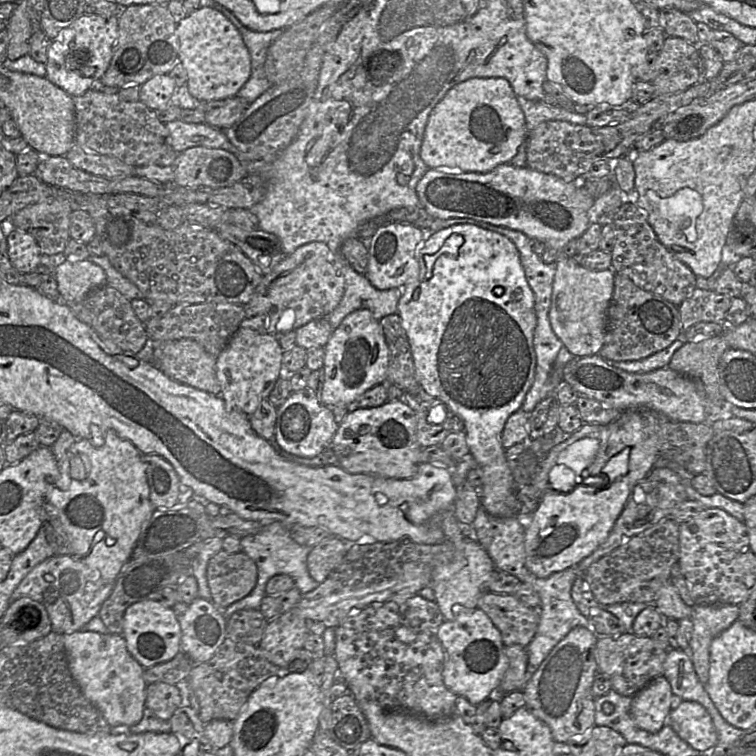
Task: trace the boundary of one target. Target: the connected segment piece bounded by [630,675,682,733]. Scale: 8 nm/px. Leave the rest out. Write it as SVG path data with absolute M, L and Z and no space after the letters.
M660 675L632 696L630 712L638 727L650 733L659 732L668 724L671 704L682 699L674 695L669 681Z

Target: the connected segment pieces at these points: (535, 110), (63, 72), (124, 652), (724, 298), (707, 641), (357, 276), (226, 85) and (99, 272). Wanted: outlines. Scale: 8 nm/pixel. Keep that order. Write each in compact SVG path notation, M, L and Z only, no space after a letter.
M517 96L517 102L524 113L528 132L540 123L549 120L561 120L576 125L586 125L587 122L586 114L546 105L542 101L529 100L522 96Z
M84 14L61 30L48 48L46 78L72 97L81 96L101 79L111 62L118 35L118 16Z
M79 630L63 635L70 673L84 696L102 713L113 727L131 727L143 717L147 683L143 678L144 668L128 652L125 639L117 634L100 634Z
M695 288L679 306L681 334L699 322L724 323L733 297Z
M697 605L692 607L693 631L690 658L699 680L708 681L712 640L739 620L739 605Z
M344 257L342 259L345 277L344 294L338 306L326 317L333 330L355 310L367 309L378 321L385 316L397 313L403 288L379 290L364 274L355 271Z
M200 7L177 23L176 33L178 61L187 73L190 94L201 102L236 96L250 77L251 58L241 34L229 19L212 7Z
M67 258L55 267L53 276L64 303L79 302L91 290L107 285L104 270L89 259Z

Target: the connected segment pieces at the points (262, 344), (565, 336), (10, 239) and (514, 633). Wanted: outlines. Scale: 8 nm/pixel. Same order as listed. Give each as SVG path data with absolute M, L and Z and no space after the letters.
M244 318L216 359L220 396L228 409L252 415L262 400L267 399L283 373L283 353L276 335L256 331L256 319Z
M558 252L557 270L553 281L549 321L553 332L561 340L564 347L575 357L598 355L603 344L607 324L607 310L614 291L613 269L591 271L576 263L572 257Z
M16 229L7 236L7 246L9 260L19 273L30 273L41 265L42 253L31 234Z
M484 591L478 600L478 607L499 630L505 646L527 647L536 634L539 606L525 606L512 594Z

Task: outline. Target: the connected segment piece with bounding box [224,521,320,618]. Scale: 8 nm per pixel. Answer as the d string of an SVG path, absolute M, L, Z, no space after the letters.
M275 521L270 524L264 524L258 533L243 537L241 545L242 551L252 558L257 565L257 583L250 594L224 610L226 618L229 618L234 612L241 609L259 609L261 601L266 595L265 587L267 581L274 575L287 574L291 576L295 587L302 595L312 591L320 584L311 577L307 567L307 557L312 547L301 545L294 541L290 535L289 527L282 522Z

